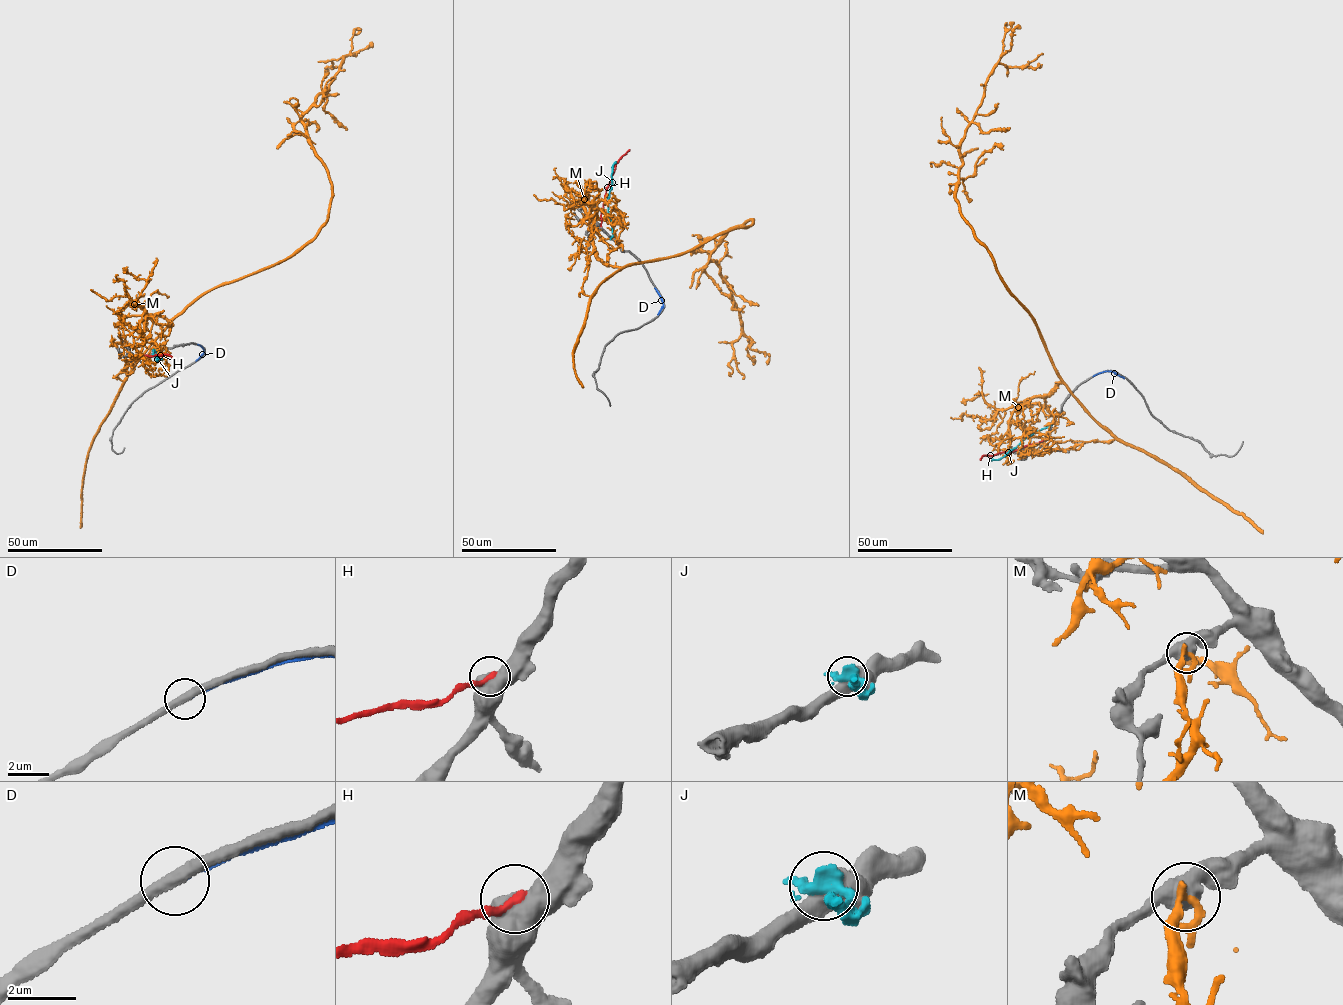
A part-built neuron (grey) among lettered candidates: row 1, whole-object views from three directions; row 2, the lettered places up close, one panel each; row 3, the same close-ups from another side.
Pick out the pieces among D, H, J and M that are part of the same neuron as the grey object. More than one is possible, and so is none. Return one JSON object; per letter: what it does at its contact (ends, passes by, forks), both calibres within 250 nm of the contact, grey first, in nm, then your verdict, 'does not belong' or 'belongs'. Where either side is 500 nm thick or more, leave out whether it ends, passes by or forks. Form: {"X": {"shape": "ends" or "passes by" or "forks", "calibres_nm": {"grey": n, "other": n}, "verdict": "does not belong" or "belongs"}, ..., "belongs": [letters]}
{"D": {"shape": "ends", "calibres_nm": {"grey": 360, "other": 260}, "verdict": "does not belong"}, "H": {"calibres_nm": {"grey": 750, "other": 240}, "verdict": "does not belong"}, "J": {"shape": "passes by", "calibres_nm": {"grey": 480, "other": 320}, "verdict": "does not belong"}, "M": {"calibres_nm": {"grey": 550, "other": 240}, "verdict": "does not belong"}, "belongs": []}

